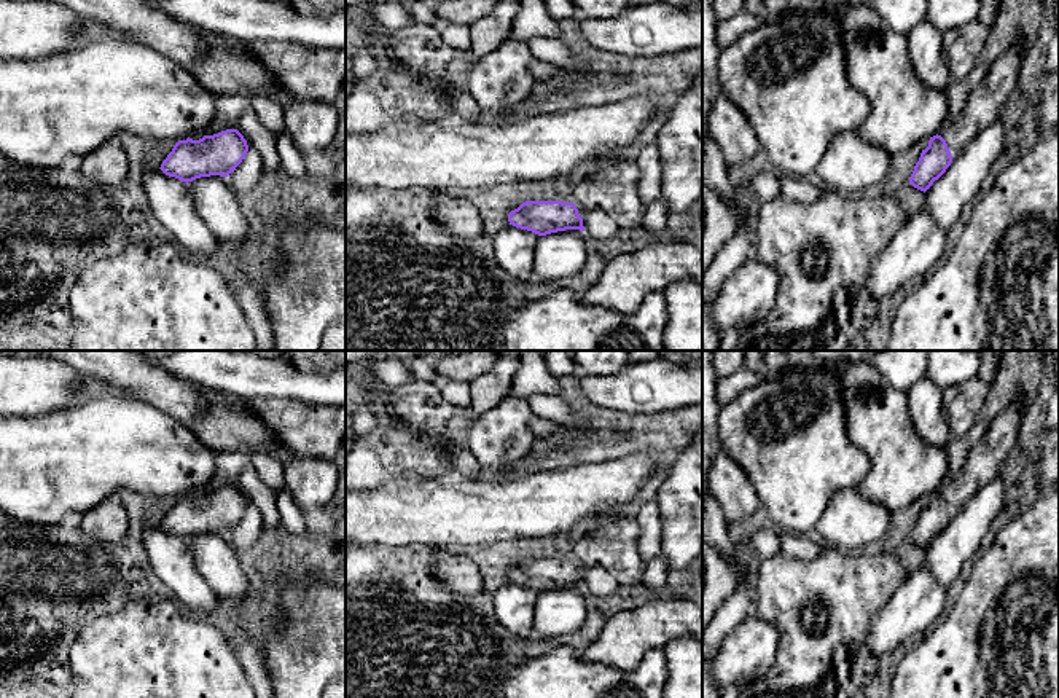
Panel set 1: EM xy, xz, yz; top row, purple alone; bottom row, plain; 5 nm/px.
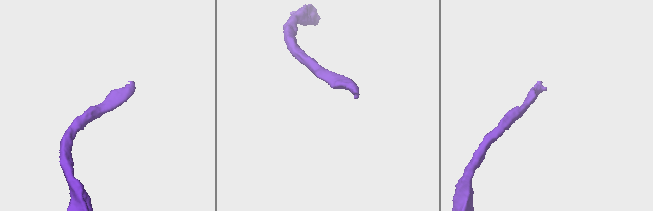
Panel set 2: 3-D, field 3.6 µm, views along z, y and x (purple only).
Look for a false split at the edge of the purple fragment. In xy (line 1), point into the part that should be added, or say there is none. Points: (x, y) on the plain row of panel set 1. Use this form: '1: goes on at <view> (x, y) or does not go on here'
1: goes on at xy (212, 488)

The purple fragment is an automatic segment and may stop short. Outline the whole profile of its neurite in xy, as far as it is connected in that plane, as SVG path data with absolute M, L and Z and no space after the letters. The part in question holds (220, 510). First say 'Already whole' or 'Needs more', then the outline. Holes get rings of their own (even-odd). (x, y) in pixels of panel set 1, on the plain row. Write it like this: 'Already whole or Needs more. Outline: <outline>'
Needs more. Outline: M212 484L175 499L159 526L186 540L210 532L228 534L247 508L247 497L237 486Z

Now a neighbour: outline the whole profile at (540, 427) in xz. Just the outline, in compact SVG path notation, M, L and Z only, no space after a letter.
M535 414L530 418L529 427L535 437L562 441L565 445L565 454L580 456L584 449L576 443L576 432L569 427L562 427Z

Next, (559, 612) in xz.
M565 586L540 593L535 601L533 636L549 639L581 629L591 599L584 588Z

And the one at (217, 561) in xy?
M210 532L188 539L197 572L223 599L244 602L256 591L258 577L231 547L228 534Z

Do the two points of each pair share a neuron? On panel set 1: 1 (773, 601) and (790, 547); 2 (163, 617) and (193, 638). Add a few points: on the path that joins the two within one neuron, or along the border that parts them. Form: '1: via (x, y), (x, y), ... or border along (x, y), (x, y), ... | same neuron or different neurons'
1: border along (824, 548), (809, 560), (798, 560), (781, 550) | different neurons
2: via (171, 625), (185, 638) | same neuron

